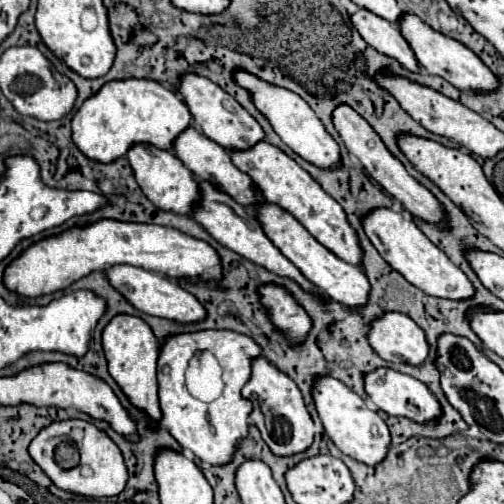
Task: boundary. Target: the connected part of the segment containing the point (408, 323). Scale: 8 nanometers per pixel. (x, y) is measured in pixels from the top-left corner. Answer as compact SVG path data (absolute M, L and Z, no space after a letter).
M385 313L371 325L369 343L377 355L391 363L423 365L429 355L425 331L401 313Z

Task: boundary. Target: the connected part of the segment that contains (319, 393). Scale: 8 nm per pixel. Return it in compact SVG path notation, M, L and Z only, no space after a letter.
M321 377L315 381L313 399L317 405L319 419L325 427L325 433L329 435L329 439L335 443L335 447L339 451L343 451L345 455L349 455L369 467L381 463L387 457L387 451L391 445L389 429L387 429L385 421L379 417L379 413L371 411L357 393L353 393L349 387L345 387L341 381L337 381L333 377Z

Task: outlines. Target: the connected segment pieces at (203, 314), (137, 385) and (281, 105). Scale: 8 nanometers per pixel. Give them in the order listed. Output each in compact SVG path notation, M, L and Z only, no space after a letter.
M115 265L107 271L107 279L135 309L139 309L147 315L177 321L183 325L207 319L207 309L197 301L197 297L193 293L189 293L179 283L175 283L159 273L153 273L153 271L147 271L141 267L133 267L133 265Z
M117 315L111 319L111 323L103 329L103 349L109 363L111 377L119 383L123 393L129 397L129 401L143 409L149 417L155 421L161 419L159 411L159 399L157 399L157 357L159 357L159 343L153 335L151 327L131 315Z
M235 71L235 81L251 93L255 107L269 119L269 123L273 125L273 131L281 137L281 141L289 149L293 149L293 153L297 153L299 157L303 157L305 161L309 161L321 169L341 167L341 153L339 153L337 141L327 133L325 125L319 121L315 111L299 95L295 95L293 91L269 85L267 81L259 79L251 73L245 73L245 71Z

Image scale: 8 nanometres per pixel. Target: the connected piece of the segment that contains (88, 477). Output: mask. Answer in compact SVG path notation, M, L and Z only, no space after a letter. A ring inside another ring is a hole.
M69 419L69 421L55 421L49 427L45 427L29 445L29 455L33 461L45 471L45 475L55 483L55 487L83 495L83 497L115 497L121 491L125 491L125 483L129 479L129 473L125 471L125 461L119 451L119 447L111 441L111 437L105 431L99 431L95 425L79 419ZM69 441L75 445L75 449L81 455L81 463L75 469L63 471L55 463L53 455L59 443Z

